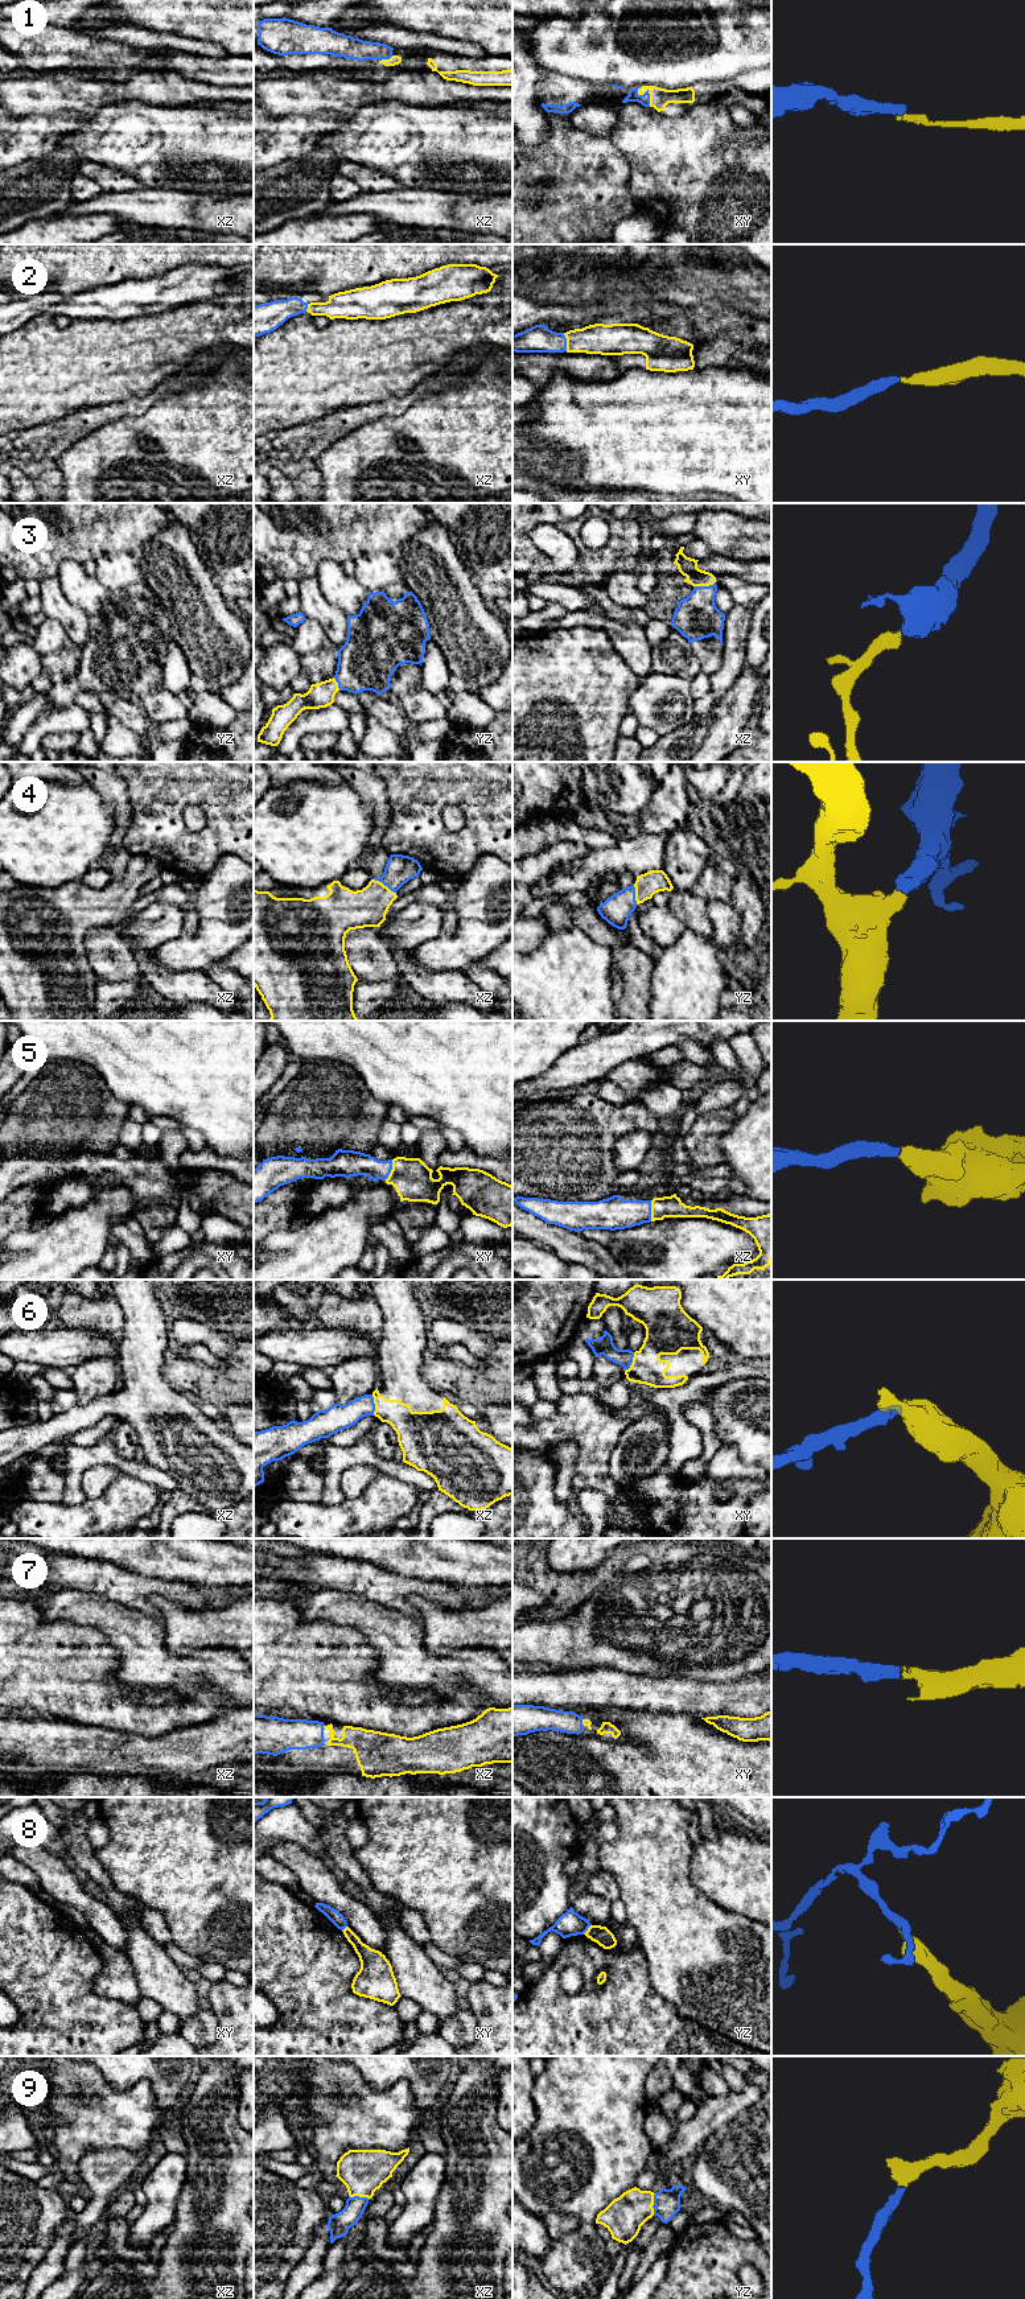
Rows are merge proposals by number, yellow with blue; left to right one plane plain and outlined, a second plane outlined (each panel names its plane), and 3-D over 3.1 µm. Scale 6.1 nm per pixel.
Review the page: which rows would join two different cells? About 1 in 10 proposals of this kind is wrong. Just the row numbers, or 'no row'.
8

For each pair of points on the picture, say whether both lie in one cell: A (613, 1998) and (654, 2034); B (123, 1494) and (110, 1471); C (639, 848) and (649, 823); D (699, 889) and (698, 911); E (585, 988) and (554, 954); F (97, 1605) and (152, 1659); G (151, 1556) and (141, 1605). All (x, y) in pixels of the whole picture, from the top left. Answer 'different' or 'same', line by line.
A: same
B: different
C: different
D: different
E: same
F: same
G: different

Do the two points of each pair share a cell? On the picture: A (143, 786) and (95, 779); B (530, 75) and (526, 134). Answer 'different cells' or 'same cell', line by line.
A: different cells
B: same cell

